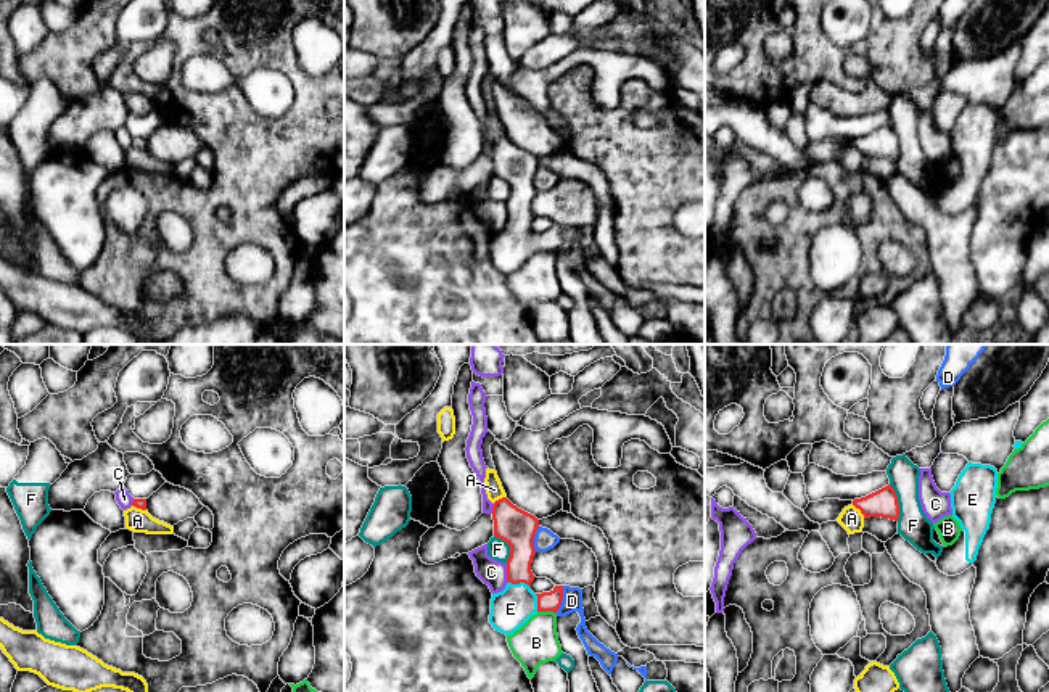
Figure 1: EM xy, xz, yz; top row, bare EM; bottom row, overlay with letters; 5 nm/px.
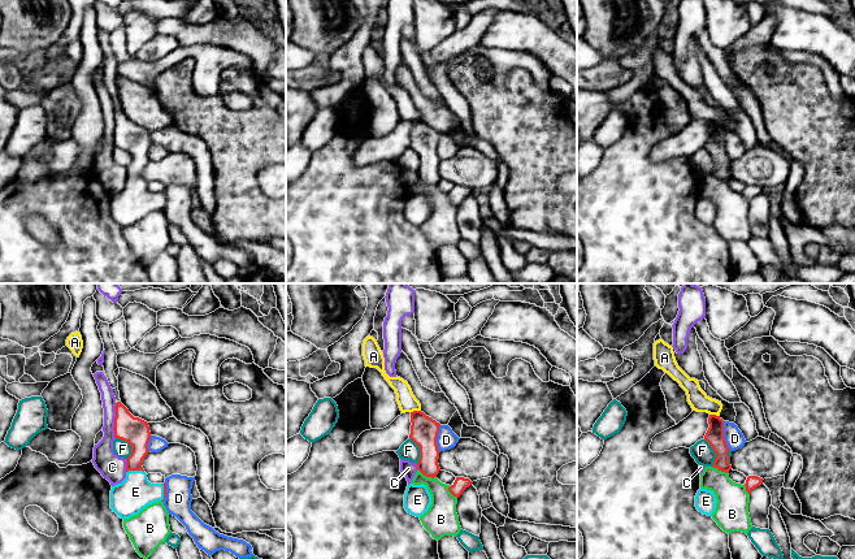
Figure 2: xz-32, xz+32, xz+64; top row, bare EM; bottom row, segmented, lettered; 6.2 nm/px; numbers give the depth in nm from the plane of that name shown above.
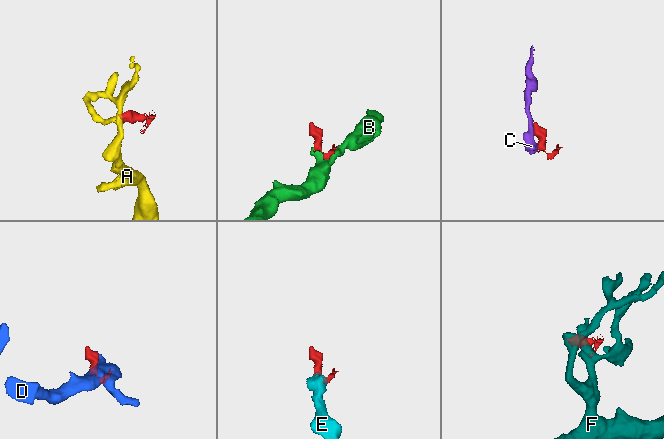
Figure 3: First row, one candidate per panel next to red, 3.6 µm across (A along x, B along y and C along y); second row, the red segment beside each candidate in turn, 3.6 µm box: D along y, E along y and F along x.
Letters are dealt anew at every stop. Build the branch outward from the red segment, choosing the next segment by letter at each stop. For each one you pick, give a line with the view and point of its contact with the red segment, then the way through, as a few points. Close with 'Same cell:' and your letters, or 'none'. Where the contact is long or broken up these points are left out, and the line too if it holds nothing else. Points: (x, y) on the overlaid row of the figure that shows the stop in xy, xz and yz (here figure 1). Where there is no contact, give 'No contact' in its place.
E: Touches red at xz (518, 583). Path across: xz (518, 533), (518, 583), (517, 602), (510, 609)
Same cell: E

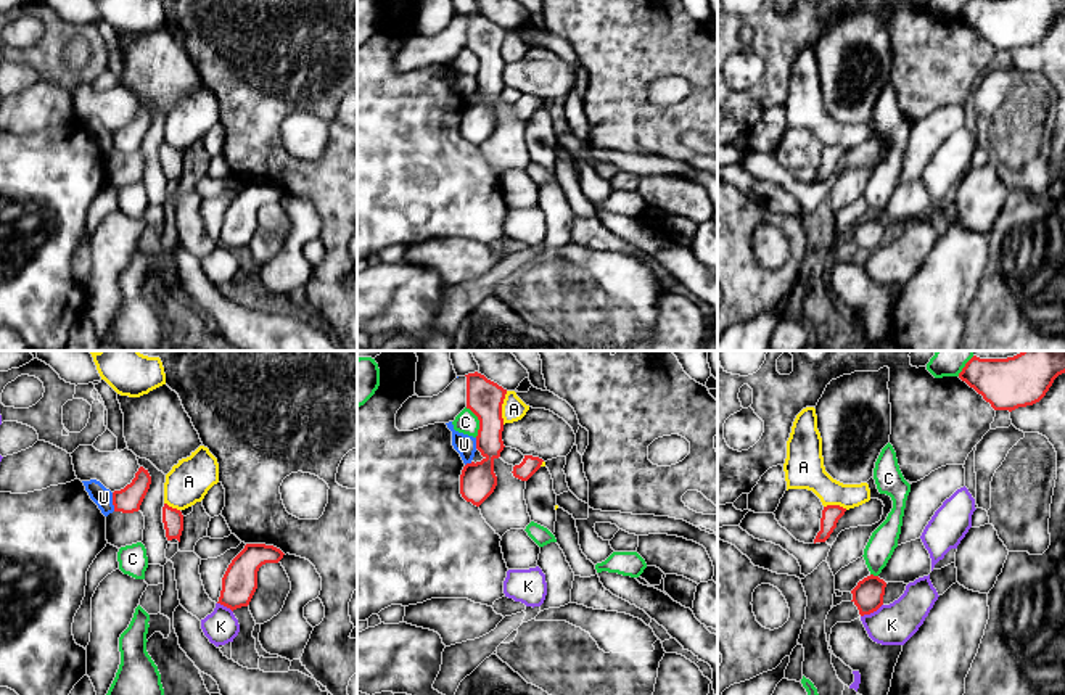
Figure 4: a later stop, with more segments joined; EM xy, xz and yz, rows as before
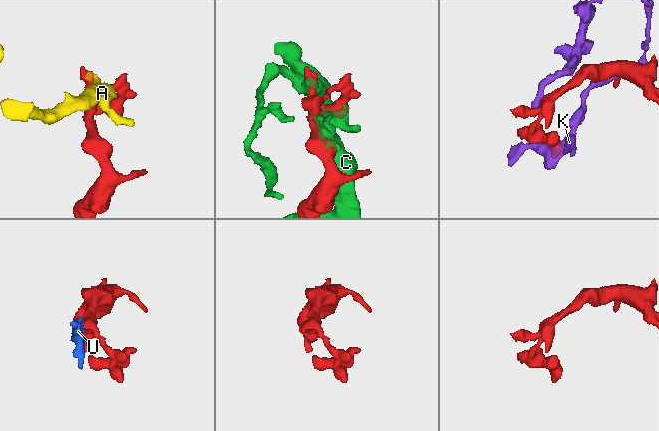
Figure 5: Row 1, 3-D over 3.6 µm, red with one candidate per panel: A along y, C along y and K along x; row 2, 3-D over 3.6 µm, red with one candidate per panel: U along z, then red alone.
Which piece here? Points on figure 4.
Same cell: none

